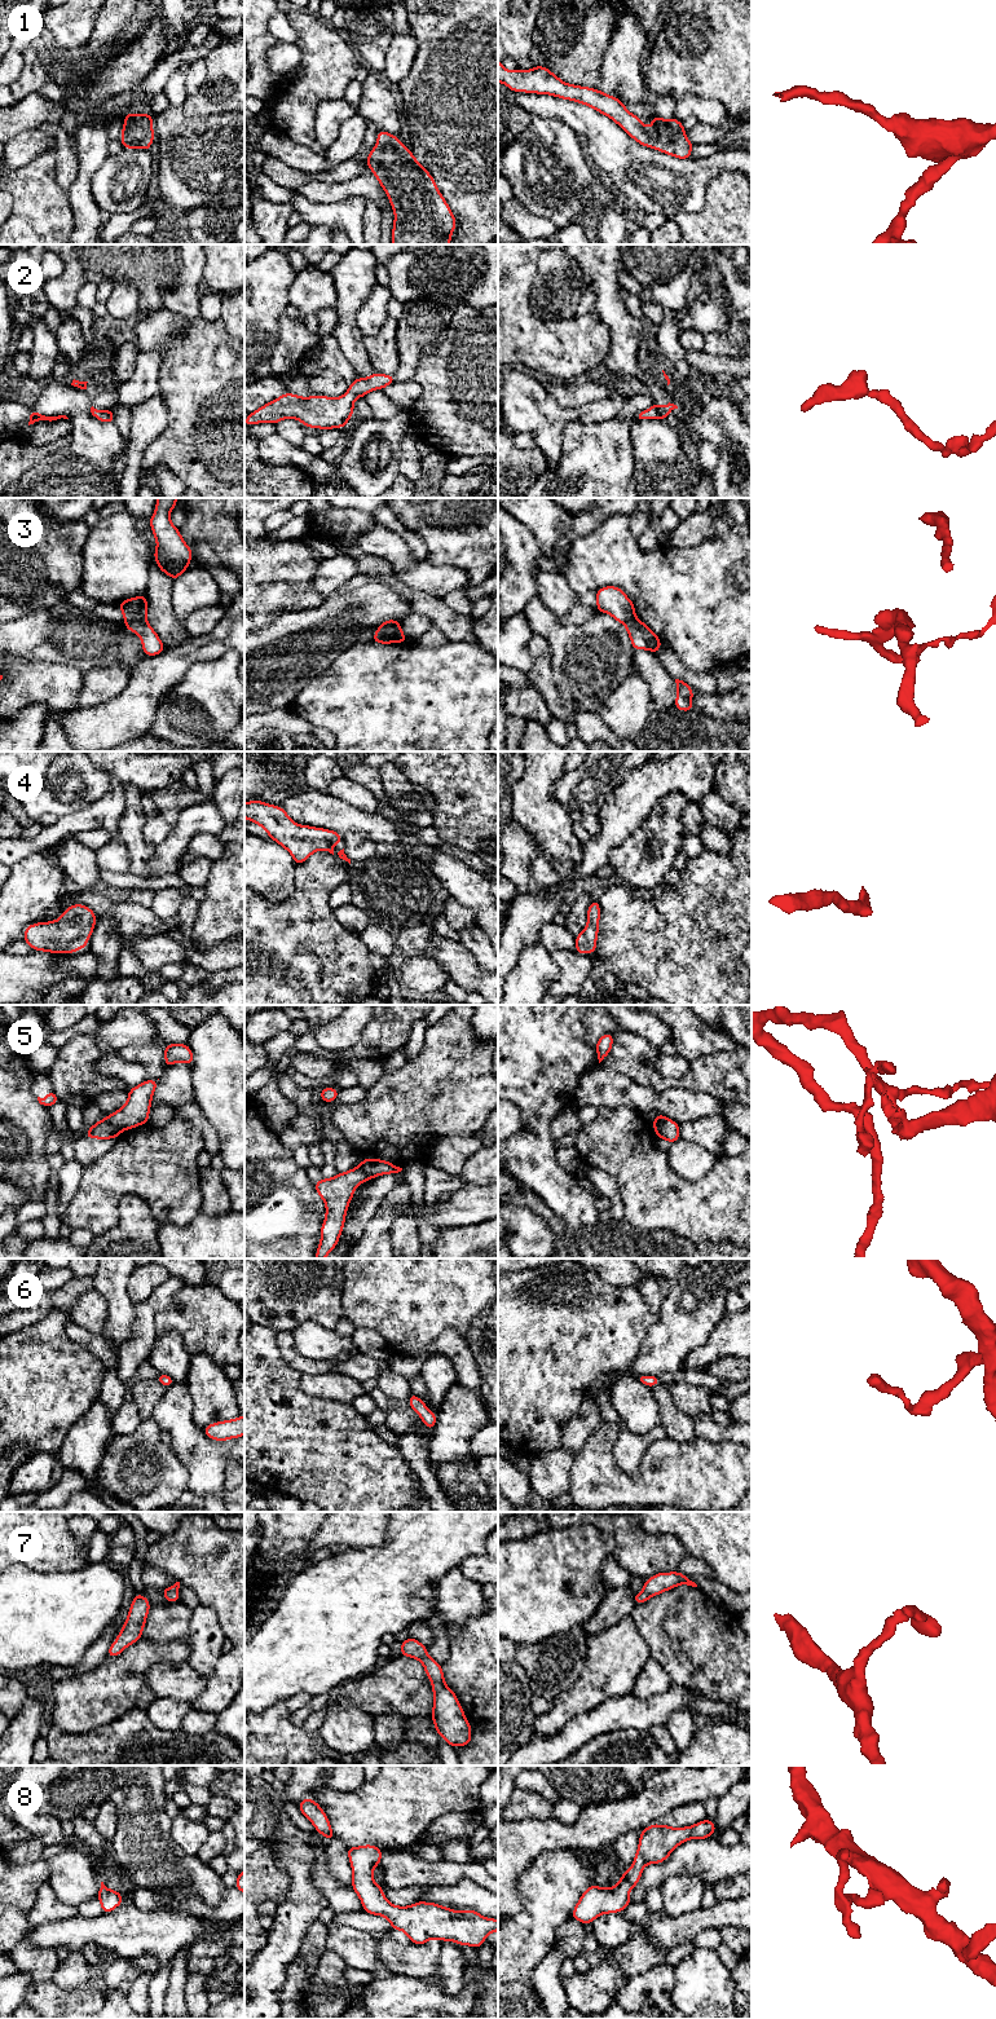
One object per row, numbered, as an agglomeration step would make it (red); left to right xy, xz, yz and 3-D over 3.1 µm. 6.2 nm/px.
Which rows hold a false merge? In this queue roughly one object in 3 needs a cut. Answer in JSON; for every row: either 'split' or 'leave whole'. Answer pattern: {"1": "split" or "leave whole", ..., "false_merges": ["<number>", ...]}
{"1": "leave whole", "2": "leave whole", "3": "split", "4": "leave whole", "5": "split", "6": "leave whole", "7": "leave whole", "8": "leave whole", "false_merges": ["3", "5"]}

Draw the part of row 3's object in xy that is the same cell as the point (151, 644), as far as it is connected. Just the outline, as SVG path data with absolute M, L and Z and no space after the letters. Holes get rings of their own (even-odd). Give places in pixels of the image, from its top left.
M146 620L124 622L124 625L129 631L140 635L144 653L149 657L157 656L166 651L162 640Z

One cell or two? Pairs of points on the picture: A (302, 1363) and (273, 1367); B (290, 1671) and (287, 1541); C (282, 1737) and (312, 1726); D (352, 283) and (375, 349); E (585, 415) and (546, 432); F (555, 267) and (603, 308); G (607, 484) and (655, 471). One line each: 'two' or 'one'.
A: two
B: two
C: two
D: two
E: one
F: two
G: two

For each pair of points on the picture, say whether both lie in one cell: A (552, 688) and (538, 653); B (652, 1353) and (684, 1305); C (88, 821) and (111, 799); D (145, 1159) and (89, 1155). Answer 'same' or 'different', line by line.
A: same
B: same
C: same
D: different

